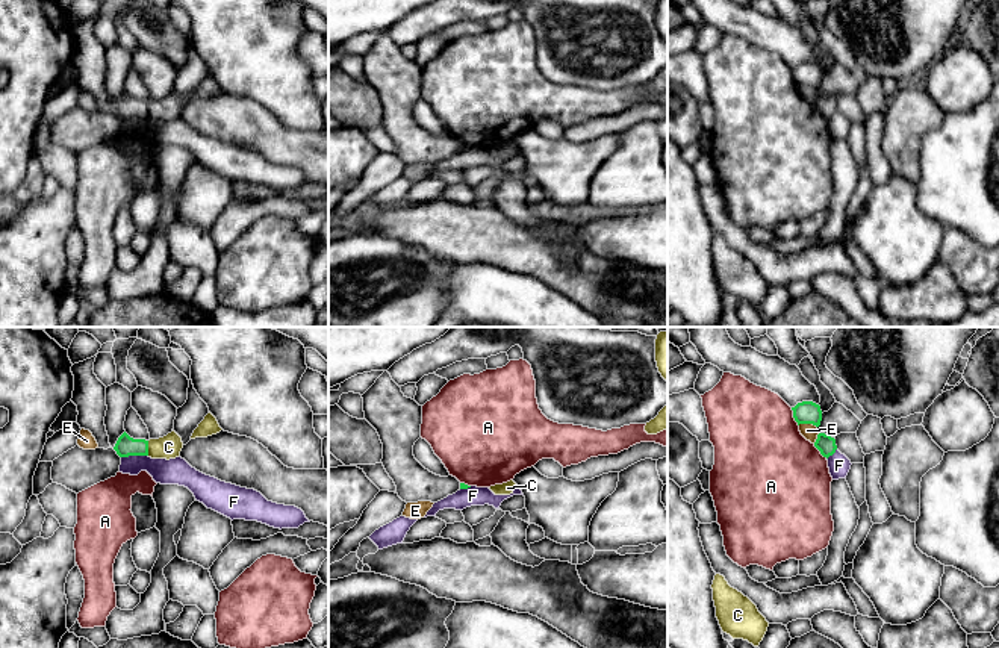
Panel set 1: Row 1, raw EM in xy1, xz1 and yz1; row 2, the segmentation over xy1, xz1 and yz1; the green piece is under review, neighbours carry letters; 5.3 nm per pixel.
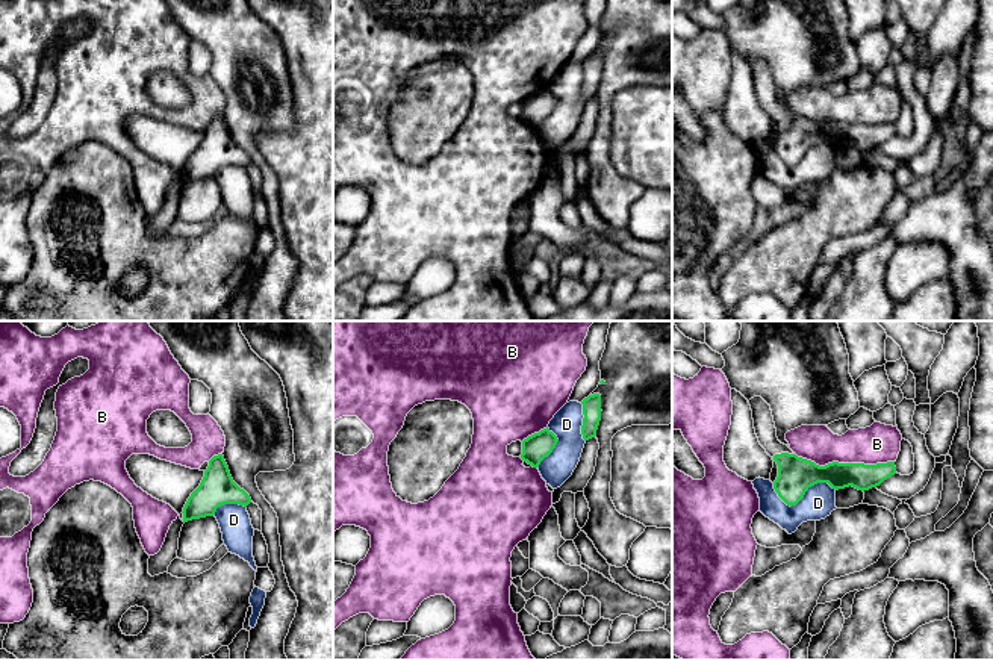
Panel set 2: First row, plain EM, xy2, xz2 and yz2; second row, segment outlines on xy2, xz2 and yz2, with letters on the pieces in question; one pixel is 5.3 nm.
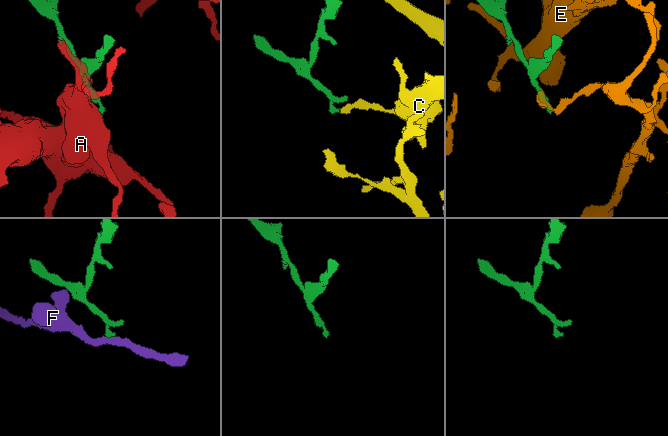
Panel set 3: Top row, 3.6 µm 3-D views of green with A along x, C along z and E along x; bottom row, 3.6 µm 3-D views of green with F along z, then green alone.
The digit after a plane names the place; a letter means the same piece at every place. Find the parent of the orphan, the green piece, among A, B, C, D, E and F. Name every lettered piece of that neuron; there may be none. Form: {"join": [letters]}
{"join": []}

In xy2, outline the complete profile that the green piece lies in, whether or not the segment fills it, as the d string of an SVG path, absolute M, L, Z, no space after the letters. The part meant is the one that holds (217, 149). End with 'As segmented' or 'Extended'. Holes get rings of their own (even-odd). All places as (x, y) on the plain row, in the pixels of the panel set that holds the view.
M223 115L213 117L204 132L200 147L191 154L183 168L183 183L213 177L224 165L239 165L247 168L250 156L232 139Z. As segmented

